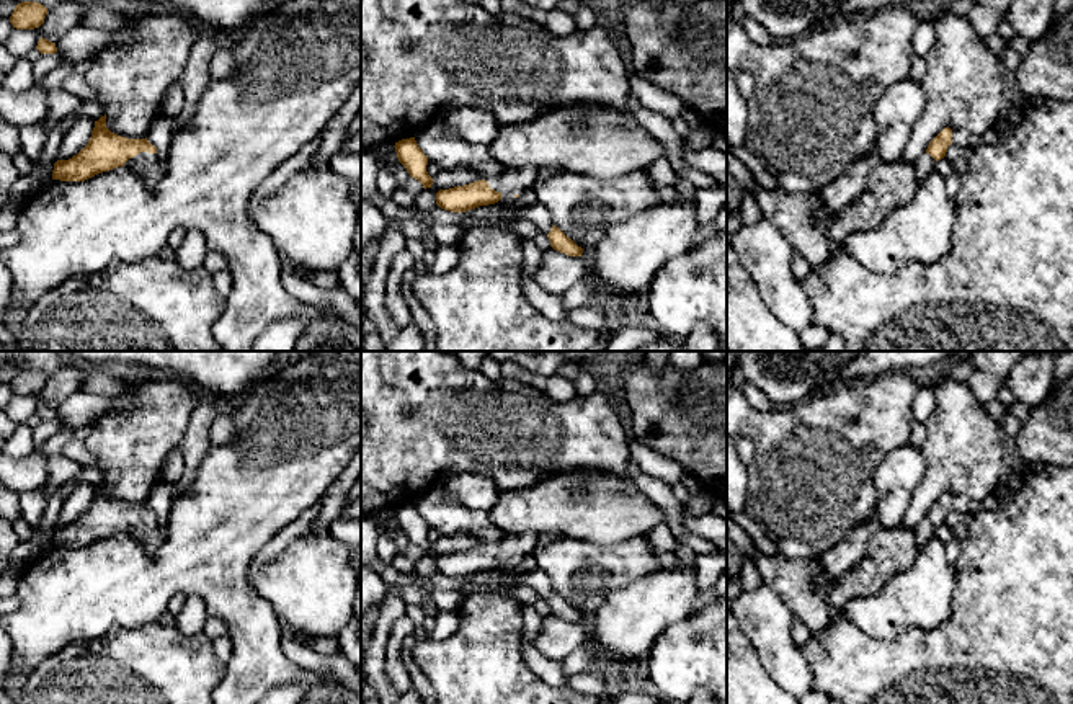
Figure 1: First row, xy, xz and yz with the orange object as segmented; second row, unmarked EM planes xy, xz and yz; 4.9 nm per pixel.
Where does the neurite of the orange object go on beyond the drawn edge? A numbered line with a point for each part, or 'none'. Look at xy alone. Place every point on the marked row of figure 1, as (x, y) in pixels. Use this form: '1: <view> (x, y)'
1: xy (149, 170)

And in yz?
1: yz (925, 164)

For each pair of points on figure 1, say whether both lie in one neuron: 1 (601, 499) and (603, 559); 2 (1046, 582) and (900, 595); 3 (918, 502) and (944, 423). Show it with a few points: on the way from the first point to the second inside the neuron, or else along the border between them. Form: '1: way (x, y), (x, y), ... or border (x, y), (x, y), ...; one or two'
1: border (639, 534), (611, 546), (565, 539); two
2: border (956, 567), (952, 613), (938, 624); two
3: way (936, 482), (944, 474), (944, 443); one

